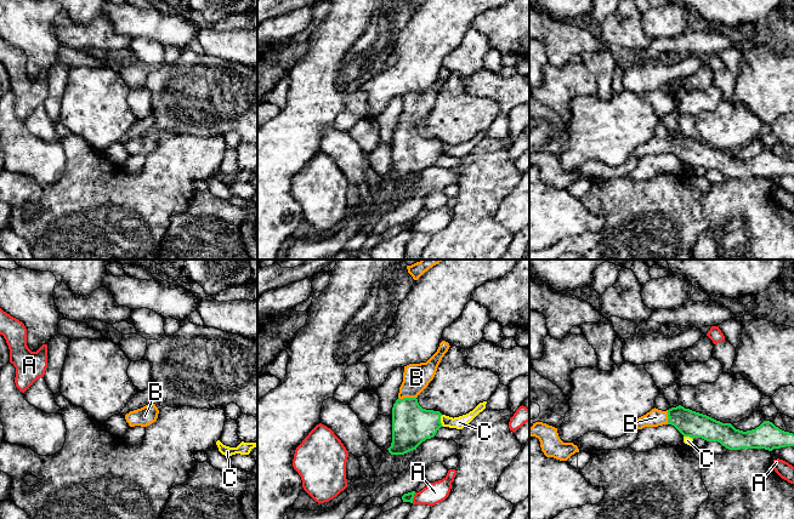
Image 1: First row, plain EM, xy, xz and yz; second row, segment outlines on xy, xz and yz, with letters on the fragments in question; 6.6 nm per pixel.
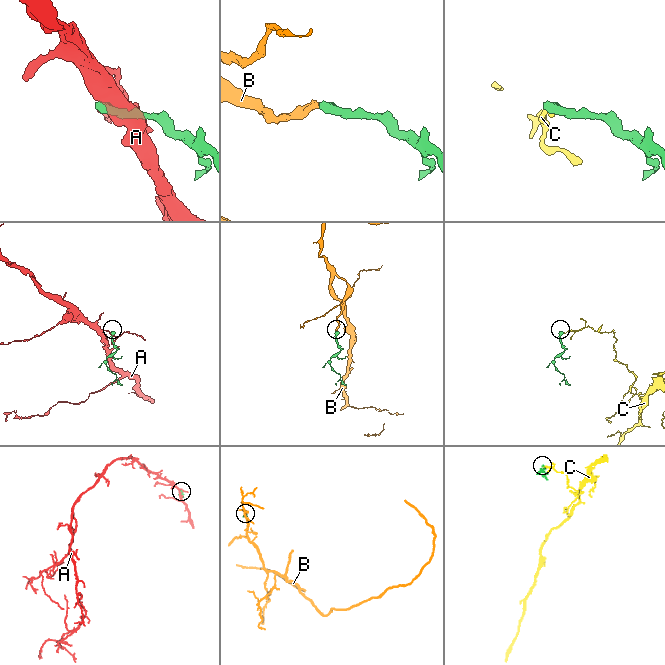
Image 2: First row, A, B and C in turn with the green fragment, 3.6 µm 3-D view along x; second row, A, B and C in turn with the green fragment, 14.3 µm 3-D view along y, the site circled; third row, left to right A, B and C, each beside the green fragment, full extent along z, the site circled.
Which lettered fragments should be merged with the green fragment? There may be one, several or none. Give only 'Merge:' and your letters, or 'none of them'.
Merge: B

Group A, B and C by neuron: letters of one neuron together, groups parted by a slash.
A / B / C

